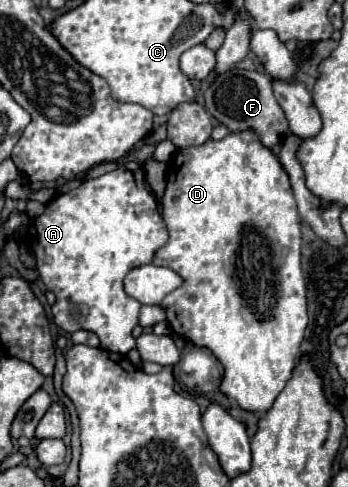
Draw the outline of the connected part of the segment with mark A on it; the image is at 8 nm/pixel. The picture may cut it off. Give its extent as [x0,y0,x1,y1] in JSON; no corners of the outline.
[29,164,169,354]

